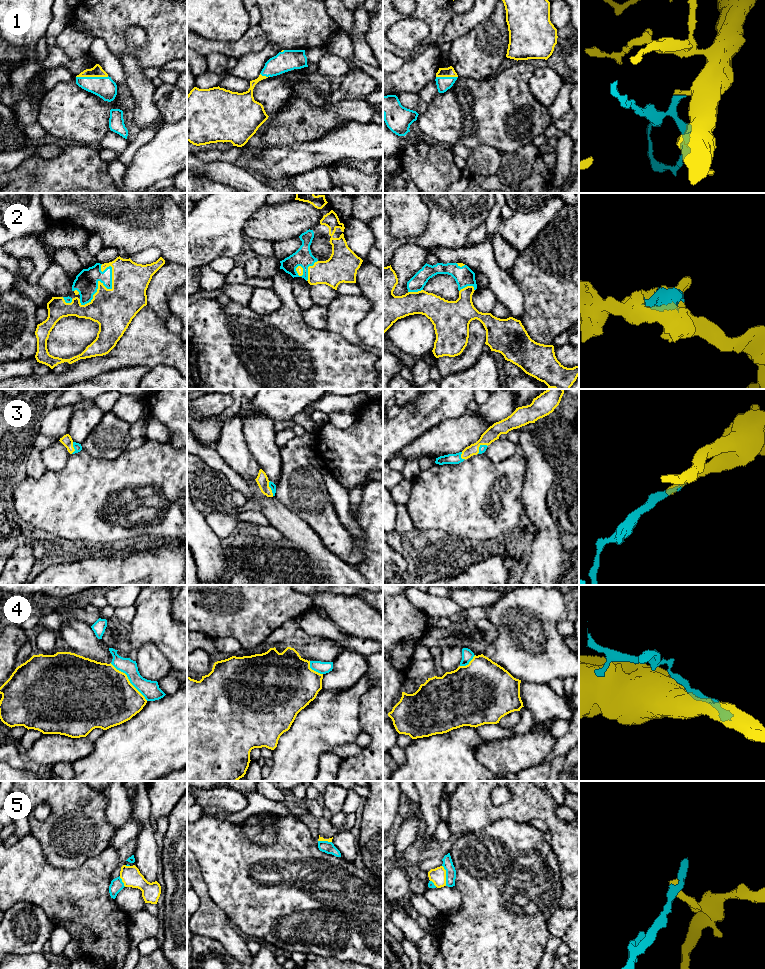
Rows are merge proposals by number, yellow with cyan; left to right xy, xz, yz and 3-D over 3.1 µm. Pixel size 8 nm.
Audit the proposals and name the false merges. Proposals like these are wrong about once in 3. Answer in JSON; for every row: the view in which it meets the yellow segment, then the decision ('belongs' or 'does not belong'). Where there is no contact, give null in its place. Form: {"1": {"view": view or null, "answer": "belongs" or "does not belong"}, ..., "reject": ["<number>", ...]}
{"1": {"view": "xy", "answer": "belongs"}, "2": {"view": "xy", "answer": "belongs"}, "3": {"view": "yz", "answer": "belongs"}, "4": {"view": "xy", "answer": "belongs"}, "5": {"view": "yz", "answer": "does not belong"}, "reject": ["5"]}

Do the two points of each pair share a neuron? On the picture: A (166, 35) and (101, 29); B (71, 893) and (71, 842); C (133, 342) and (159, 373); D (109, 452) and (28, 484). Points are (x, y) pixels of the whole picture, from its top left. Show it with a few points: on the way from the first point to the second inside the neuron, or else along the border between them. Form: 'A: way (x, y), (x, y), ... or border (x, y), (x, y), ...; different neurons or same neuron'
A: way (150, 19), (117, 19); same neuron
B: border (91, 856), (73, 868), (56, 868), (48, 863); different neurons
C: border (176, 368), (170, 365), (155, 365), (150, 369); different neurons
D: border (82, 449), (95, 457), (115, 459), (119, 456); different neurons

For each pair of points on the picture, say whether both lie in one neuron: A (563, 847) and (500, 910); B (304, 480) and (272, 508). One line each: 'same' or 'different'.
A: different
B: different

